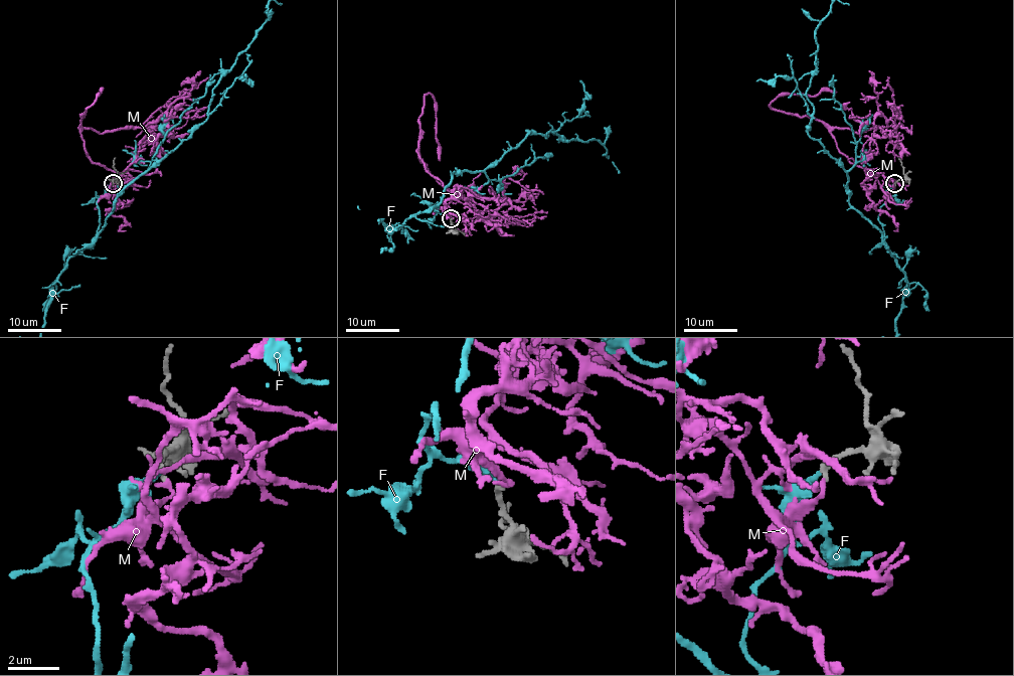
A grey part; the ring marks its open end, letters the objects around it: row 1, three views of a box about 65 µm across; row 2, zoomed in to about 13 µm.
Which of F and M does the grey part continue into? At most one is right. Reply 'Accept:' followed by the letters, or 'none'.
Accept: F

